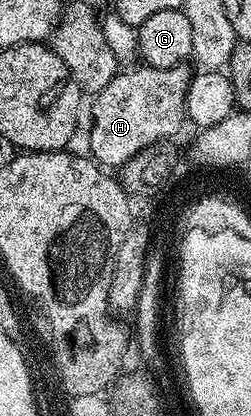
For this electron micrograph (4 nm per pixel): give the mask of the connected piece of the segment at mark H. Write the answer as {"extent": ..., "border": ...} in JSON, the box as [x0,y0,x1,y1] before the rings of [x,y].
{"extent":[86,64,193,168],"border":[[[140,64],[137,65],[135,68],[128,68],[125,69],[123,72],[117,72],[114,76],[114,80],[110,80],[110,84],[106,84],[106,88],[102,88],[102,92],[98,95],[95,95],[95,97],[91,99],[92,127],[88,126],[86,130],[88,133],[87,153],[91,155],[91,157],[95,159],[95,161],[99,163],[101,167],[112,168],[108,166],[113,166],[113,168],[119,168],[124,165],[124,162],[126,160],[130,160],[135,154],[137,154],[138,152],[142,152],[142,148],[146,148],[147,146],[149,146],[150,144],[154,144],[155,142],[162,142],[171,139],[173,137],[172,133],[174,133],[180,125],[185,125],[186,122],[184,94],[186,91],[188,91],[188,86],[192,82],[193,75],[193,71],[191,69],[187,70],[188,68],[189,67],[184,64],[175,66],[174,68],[154,68],[153,66],[149,66],[147,64]]]}

